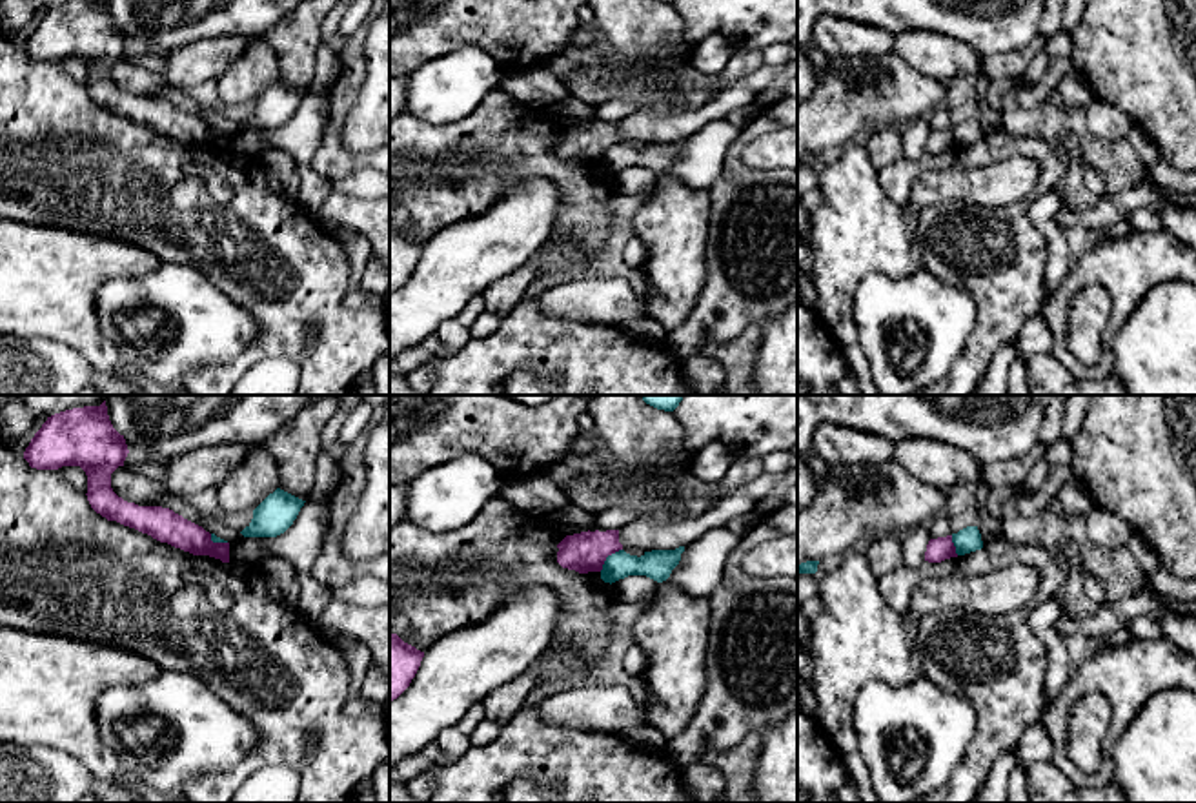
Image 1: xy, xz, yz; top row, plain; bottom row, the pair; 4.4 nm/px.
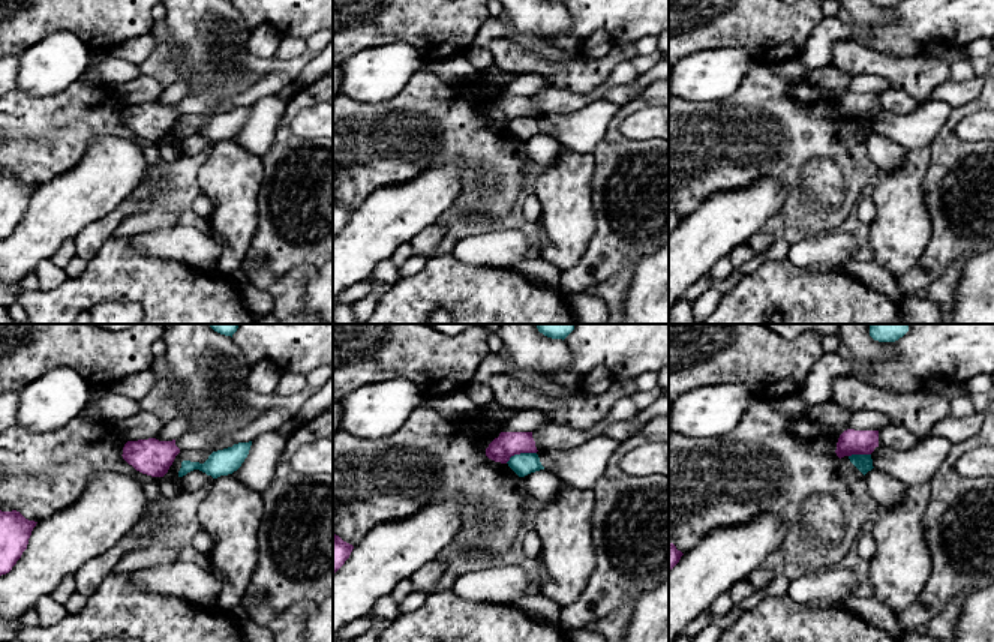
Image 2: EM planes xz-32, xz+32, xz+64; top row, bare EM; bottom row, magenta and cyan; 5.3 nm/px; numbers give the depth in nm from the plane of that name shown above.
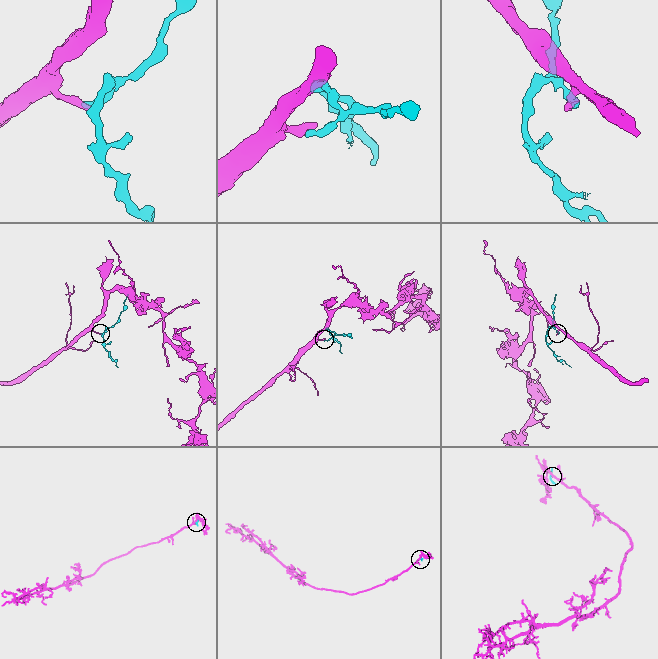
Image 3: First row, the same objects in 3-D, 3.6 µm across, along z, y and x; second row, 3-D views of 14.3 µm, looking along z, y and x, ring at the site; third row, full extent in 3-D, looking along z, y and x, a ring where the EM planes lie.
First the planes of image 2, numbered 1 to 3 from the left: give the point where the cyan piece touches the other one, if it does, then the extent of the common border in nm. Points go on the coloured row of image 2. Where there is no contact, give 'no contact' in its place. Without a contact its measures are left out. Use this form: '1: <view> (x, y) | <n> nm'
1: no contact
2: xz+32 (520, 452) | 180 nm
3: xz+64 (859, 453) | 120 nm

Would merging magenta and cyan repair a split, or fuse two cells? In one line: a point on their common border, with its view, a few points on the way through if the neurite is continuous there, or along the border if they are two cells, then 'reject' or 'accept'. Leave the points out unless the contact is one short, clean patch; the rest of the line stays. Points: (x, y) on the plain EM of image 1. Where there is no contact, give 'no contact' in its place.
xz (607, 148) | along xz (621, 141), (612, 144), (599, 162) | reject

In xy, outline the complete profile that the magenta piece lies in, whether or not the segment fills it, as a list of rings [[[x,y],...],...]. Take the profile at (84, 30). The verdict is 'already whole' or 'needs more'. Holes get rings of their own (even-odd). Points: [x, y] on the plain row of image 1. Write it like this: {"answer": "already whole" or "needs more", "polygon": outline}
{"answer": "already whole", "polygon": [[[73,0],[47,9],[24,51],[36,62],[80,58],[87,67],[87,93],[107,113],[193,147],[229,155],[229,135],[213,135],[209,124],[169,100],[138,98],[113,84],[111,66],[124,58],[127,46],[126,31],[113,20],[107,0]]]}

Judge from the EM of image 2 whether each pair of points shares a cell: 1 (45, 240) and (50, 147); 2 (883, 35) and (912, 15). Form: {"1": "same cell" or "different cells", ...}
{"1": "different cells", "2": "same cell"}

